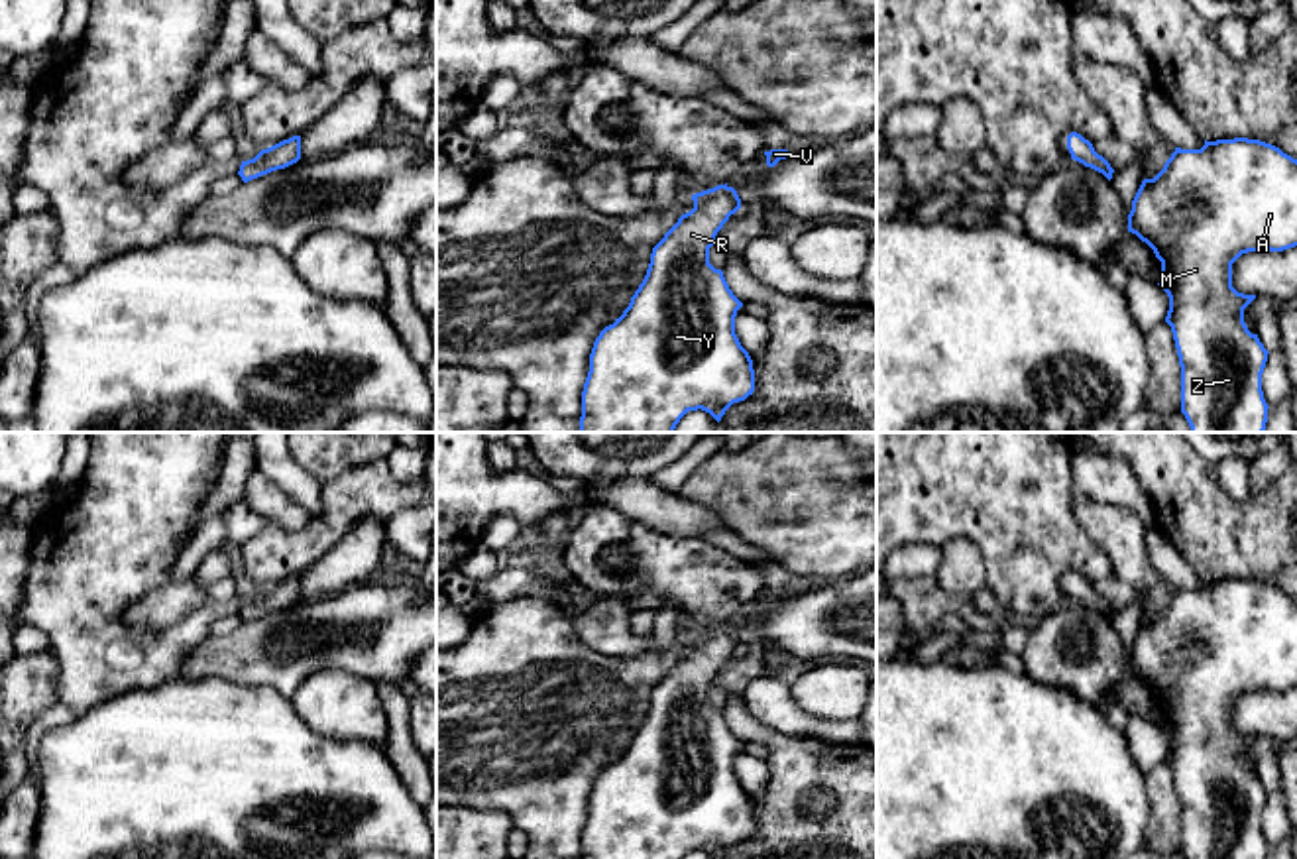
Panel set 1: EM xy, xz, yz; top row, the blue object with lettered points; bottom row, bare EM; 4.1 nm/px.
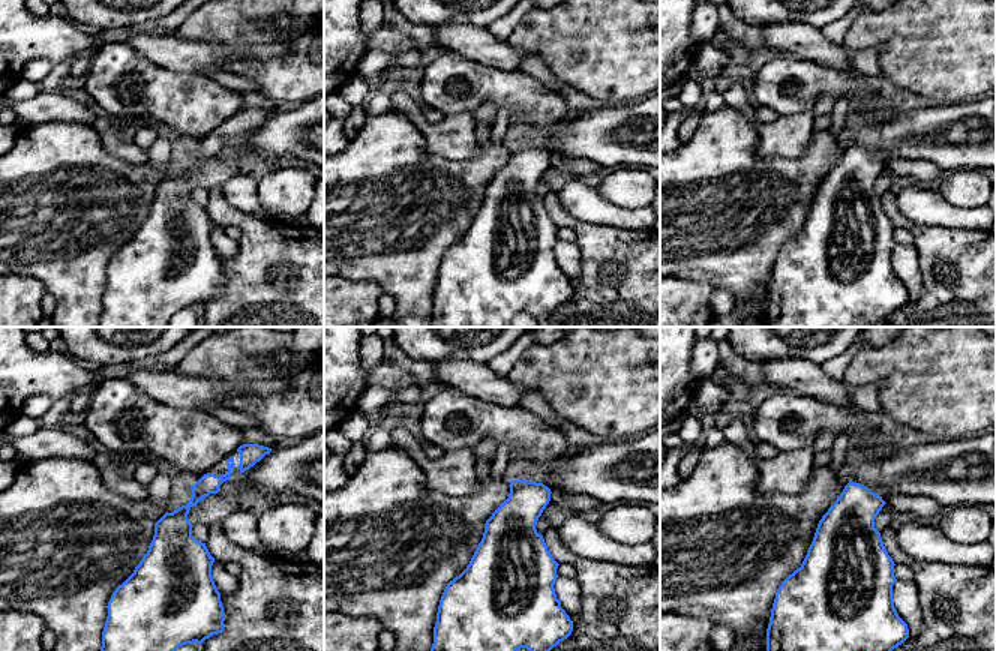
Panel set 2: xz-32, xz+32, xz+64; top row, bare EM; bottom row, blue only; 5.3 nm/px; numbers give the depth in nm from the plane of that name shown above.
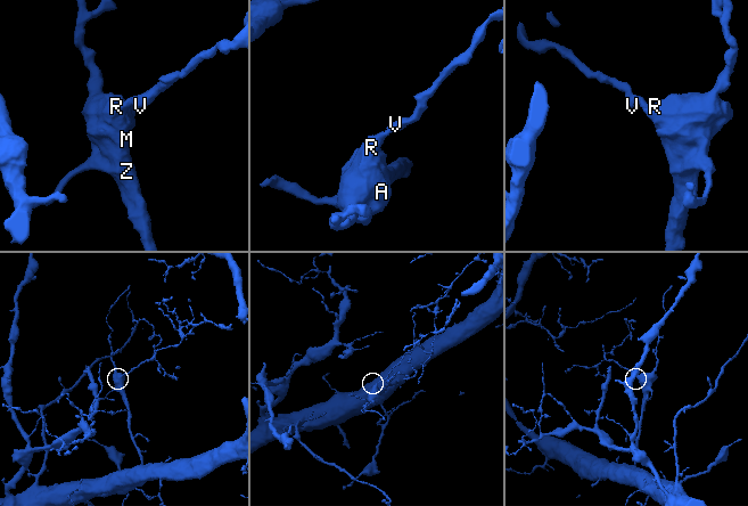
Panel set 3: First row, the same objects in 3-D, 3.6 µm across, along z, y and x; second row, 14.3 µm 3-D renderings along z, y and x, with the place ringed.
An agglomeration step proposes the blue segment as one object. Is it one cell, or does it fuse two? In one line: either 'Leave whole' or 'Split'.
Leave whole

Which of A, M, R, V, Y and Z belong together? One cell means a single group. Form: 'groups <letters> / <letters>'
groups A M R V Y Z

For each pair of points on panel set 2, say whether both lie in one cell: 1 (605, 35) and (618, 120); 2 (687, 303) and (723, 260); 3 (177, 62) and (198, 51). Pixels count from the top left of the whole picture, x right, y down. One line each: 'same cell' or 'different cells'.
1: different cells
2: different cells
3: same cell

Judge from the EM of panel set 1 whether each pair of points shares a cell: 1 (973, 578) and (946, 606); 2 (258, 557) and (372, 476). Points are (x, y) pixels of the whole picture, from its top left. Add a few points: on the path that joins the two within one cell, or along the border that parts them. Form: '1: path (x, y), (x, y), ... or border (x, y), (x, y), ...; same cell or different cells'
1: border (934, 576), (946, 590), (969, 598); different cells
2: path (287, 553), (299, 551), (344, 506); same cell

